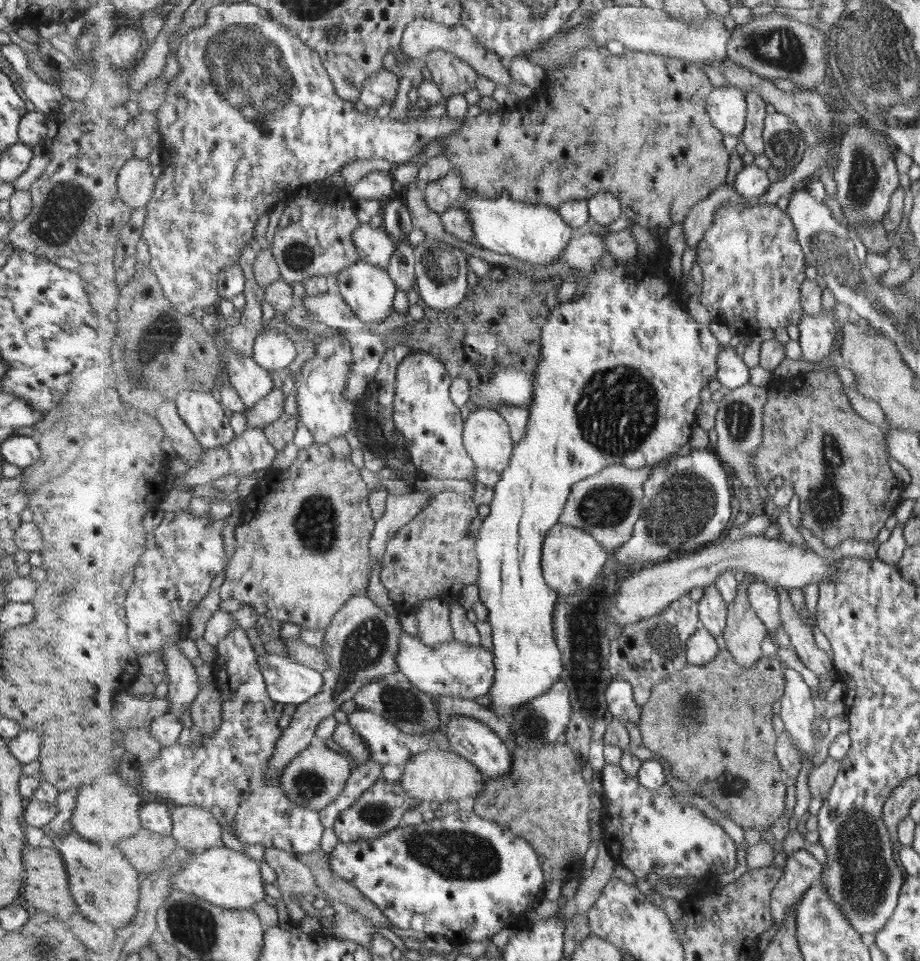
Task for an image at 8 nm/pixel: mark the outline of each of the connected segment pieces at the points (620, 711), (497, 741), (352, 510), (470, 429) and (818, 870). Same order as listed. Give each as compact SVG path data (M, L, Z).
M615 676L613 682L607 687L606 697L613 718L639 726L642 706L635 702L633 686L629 682Z
M455 715L450 718L445 731L452 750L478 765L488 779L507 775L513 769L514 757L509 750L510 745L487 724L475 718Z
M313 443L306 451L299 451L293 464L286 470L270 469L265 477L256 487L256 490L249 498L245 499L242 506L241 522L235 528L236 550L230 560L229 568L223 584L219 587L222 600L239 600L244 604L249 604L258 610L259 614L264 614L268 618L274 618L279 622L293 622L304 630L317 630L329 628L334 622L335 615L346 606L349 599L355 595L366 592L369 586L369 574L371 574L370 563L370 538L374 534L376 527L371 506L369 506L369 492L372 487L361 478L359 468L349 460L349 458L335 458L331 448L326 444Z
M473 407L464 422L464 445L476 468L501 475L514 459L510 424L497 409Z
M805 848L792 852L787 857L785 870L784 877L772 892L770 902L774 923L779 928L783 927L785 914L789 913L789 909L800 902L809 887L819 882L824 874L824 866Z

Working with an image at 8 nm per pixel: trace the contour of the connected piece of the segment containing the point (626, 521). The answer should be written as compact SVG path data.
M612 465L605 471L574 484L560 522L588 530L607 552L613 554L633 536L634 528L643 513L643 490L651 472L651 467L633 469L624 465Z

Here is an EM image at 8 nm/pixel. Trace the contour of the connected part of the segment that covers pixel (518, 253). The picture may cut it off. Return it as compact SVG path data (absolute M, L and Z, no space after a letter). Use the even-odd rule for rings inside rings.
M471 193L462 206L468 214L468 219L475 230L475 244L499 254L508 254L514 258L523 259L543 266L553 260L561 258L561 252L566 249L571 240L578 234L577 231L562 217L558 209L543 204L527 204L513 201L508 197L491 199L478 193Z

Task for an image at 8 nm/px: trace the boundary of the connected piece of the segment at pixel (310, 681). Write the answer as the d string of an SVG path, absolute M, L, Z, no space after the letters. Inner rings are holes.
M264 654L258 657L258 663L266 677L266 684L270 697L278 703L300 705L307 702L312 696L319 694L324 685L324 676L309 665L295 661L291 656L279 654Z

